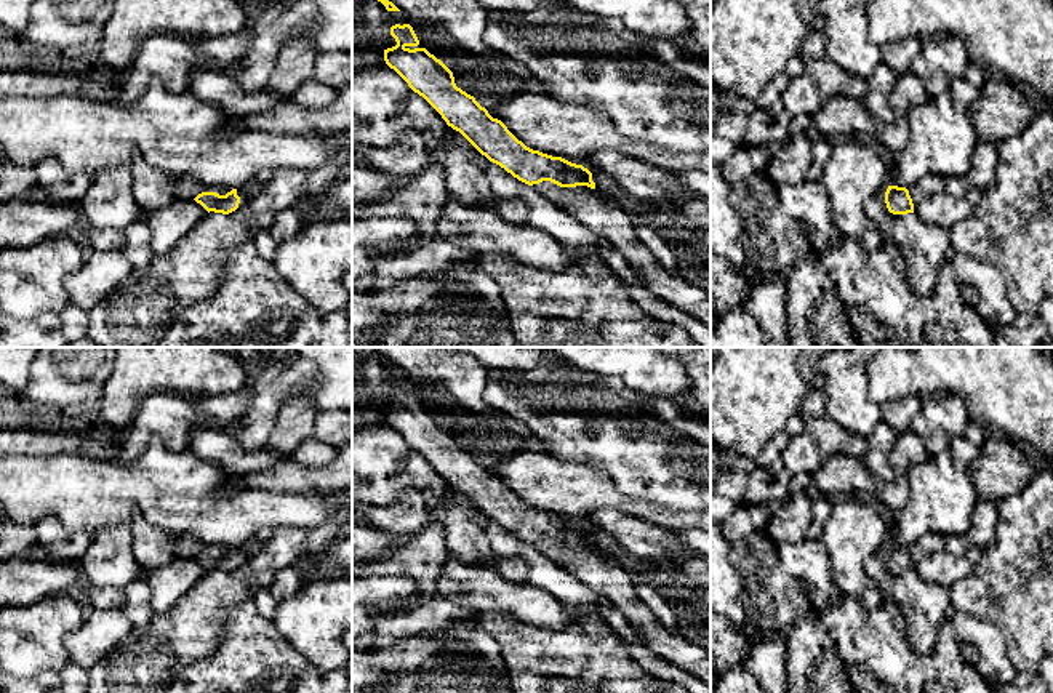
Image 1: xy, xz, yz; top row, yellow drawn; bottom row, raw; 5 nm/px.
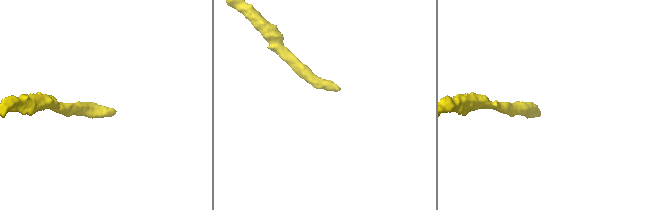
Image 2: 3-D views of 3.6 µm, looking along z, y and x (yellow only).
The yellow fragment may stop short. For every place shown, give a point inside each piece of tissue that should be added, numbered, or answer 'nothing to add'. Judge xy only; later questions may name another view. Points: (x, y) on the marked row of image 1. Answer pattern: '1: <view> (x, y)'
1: xy (188, 188)

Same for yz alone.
1: yz (928, 186)

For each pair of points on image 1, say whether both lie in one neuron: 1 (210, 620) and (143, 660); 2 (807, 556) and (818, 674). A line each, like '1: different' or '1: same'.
1: same
2: different

